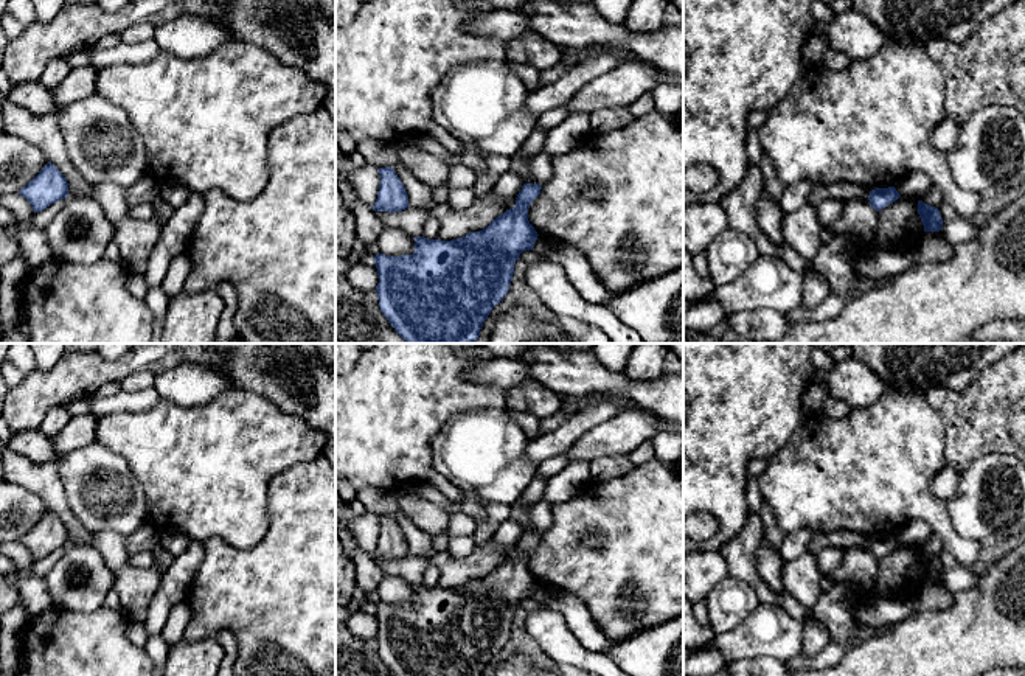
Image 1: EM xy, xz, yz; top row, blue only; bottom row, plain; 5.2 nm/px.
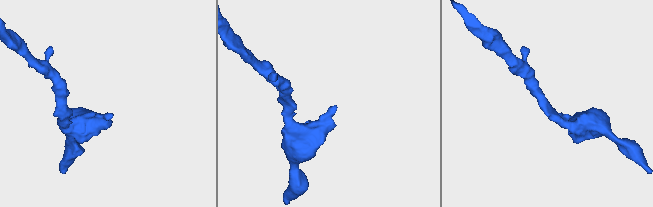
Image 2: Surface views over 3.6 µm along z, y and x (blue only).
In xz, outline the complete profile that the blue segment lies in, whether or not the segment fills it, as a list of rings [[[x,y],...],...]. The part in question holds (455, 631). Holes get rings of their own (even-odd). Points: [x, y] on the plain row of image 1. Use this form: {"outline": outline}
{"outline": [[[523,531],[516,553],[497,564],[486,577],[452,589],[415,587],[412,603],[377,601],[376,634],[379,656],[393,676],[481,676],[509,639],[514,612],[523,598],[533,598],[537,580],[528,569],[528,556],[542,533]]]}

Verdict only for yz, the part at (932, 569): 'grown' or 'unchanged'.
unchanged

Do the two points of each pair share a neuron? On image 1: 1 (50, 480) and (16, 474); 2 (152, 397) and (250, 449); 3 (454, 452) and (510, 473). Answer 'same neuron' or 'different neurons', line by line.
1: same neuron
2: different neurons
3: same neuron

